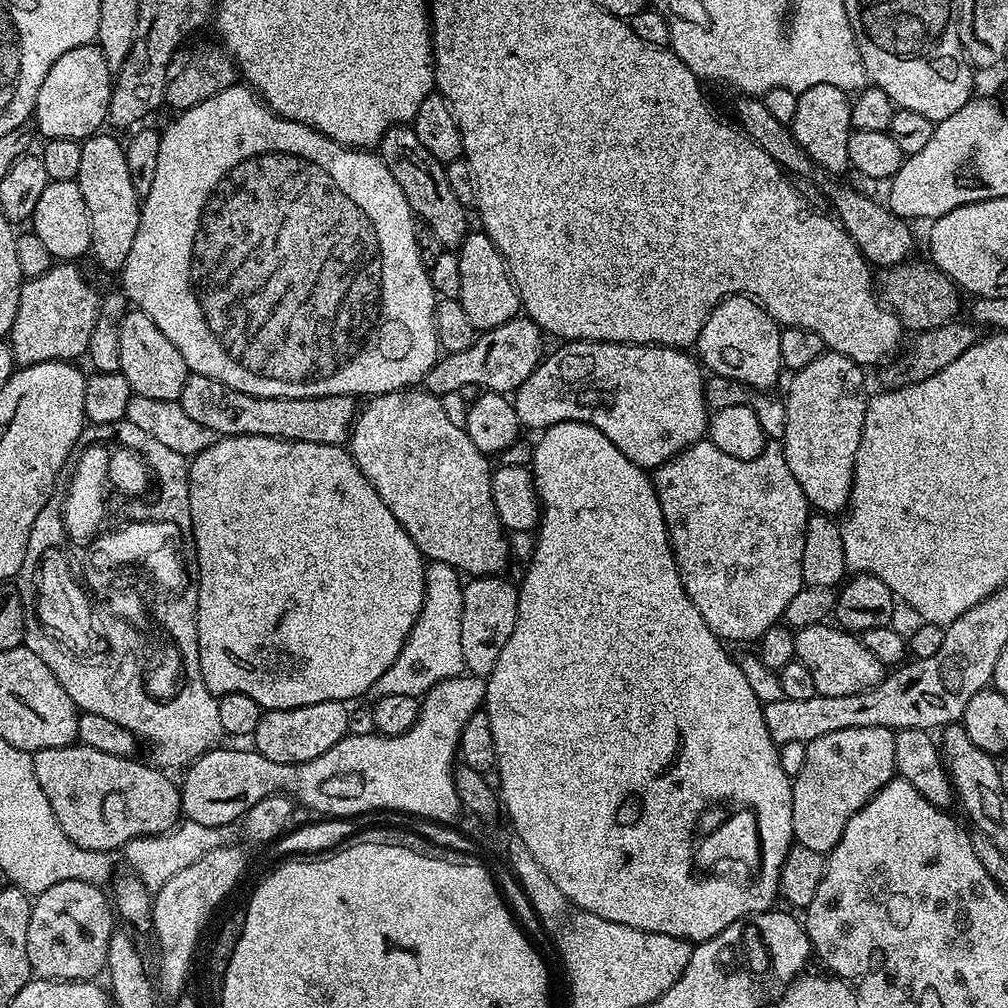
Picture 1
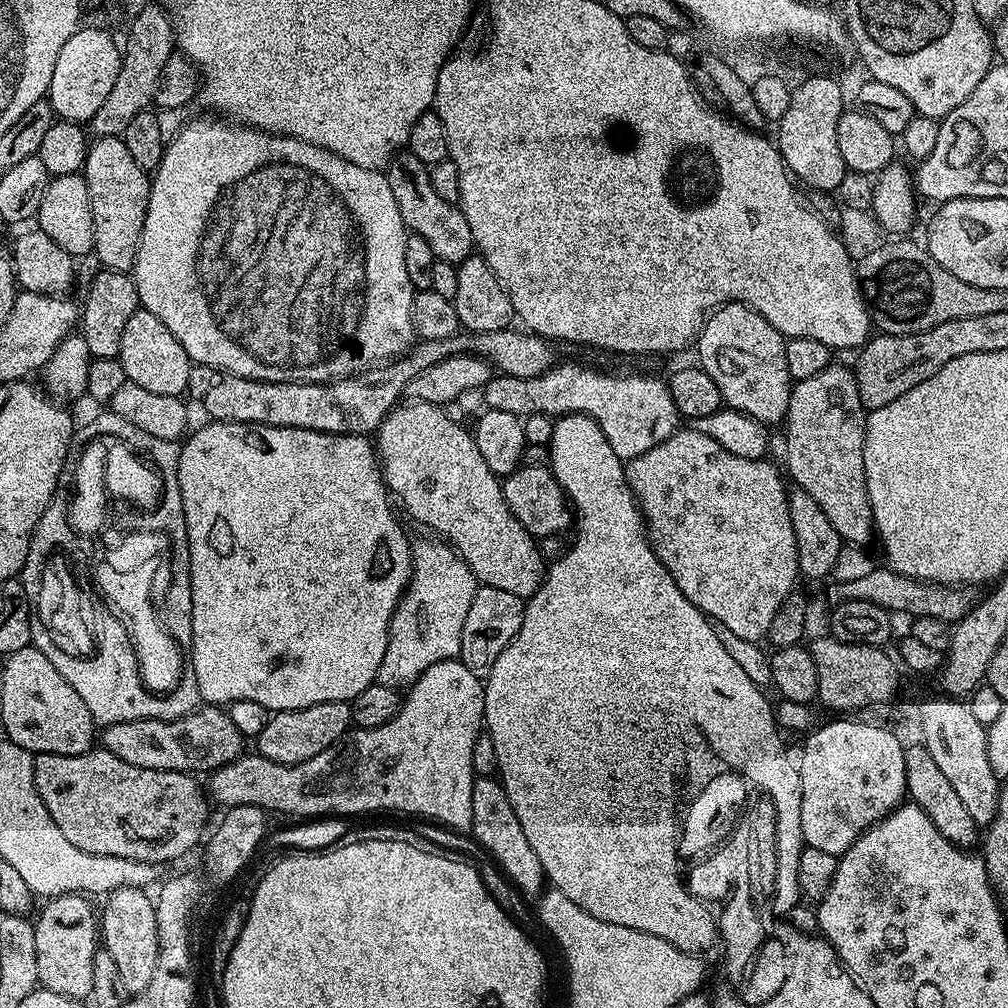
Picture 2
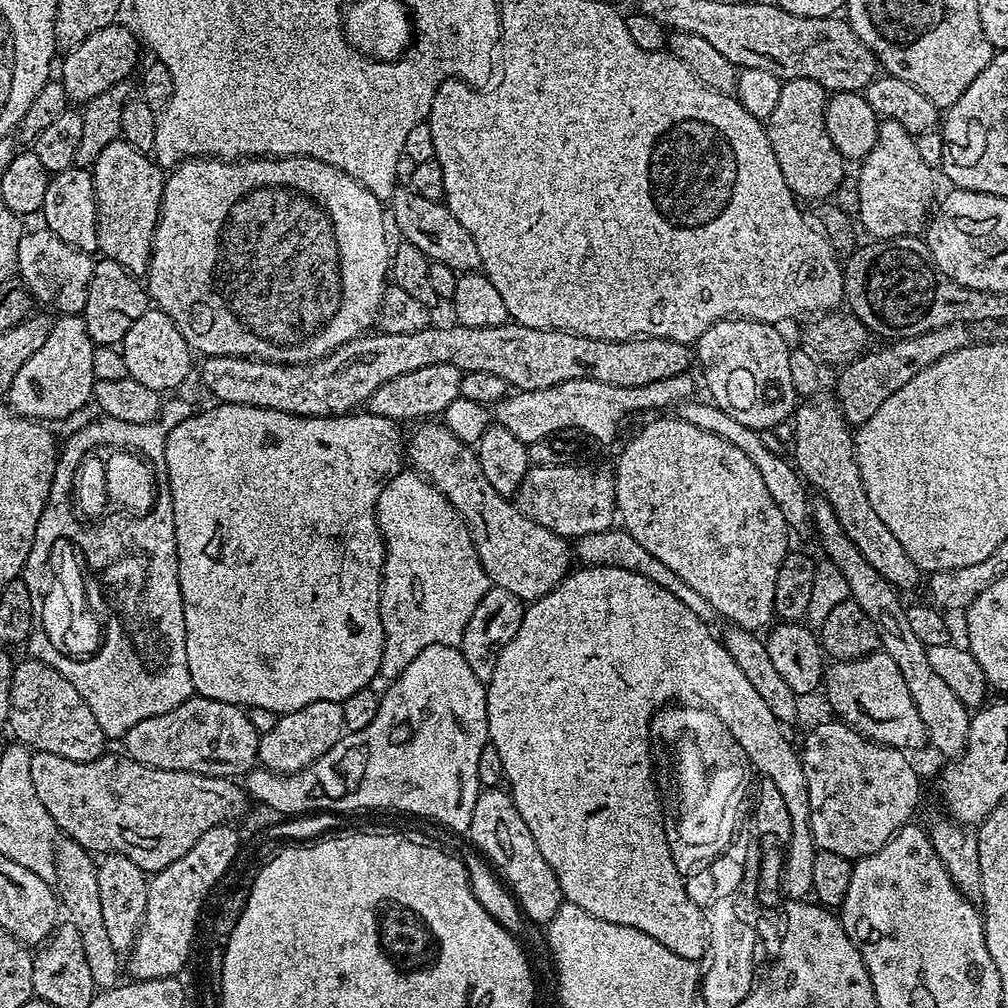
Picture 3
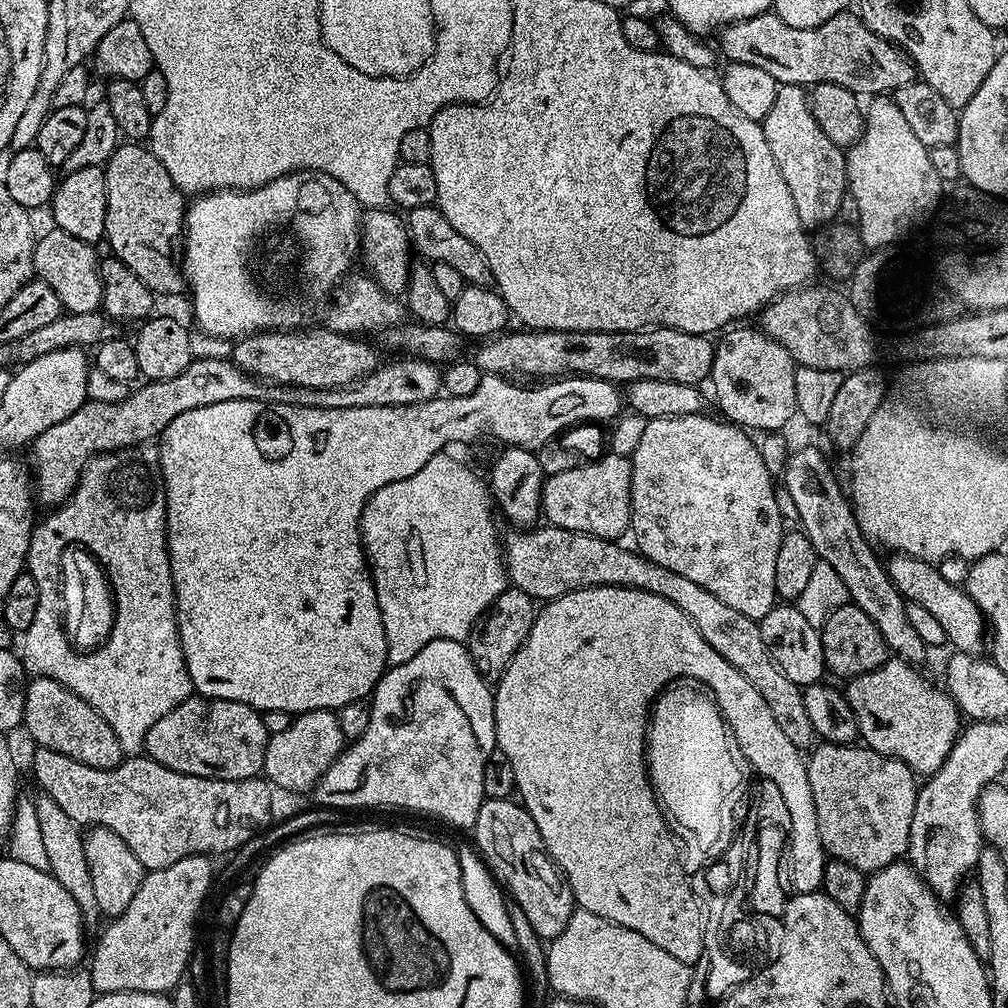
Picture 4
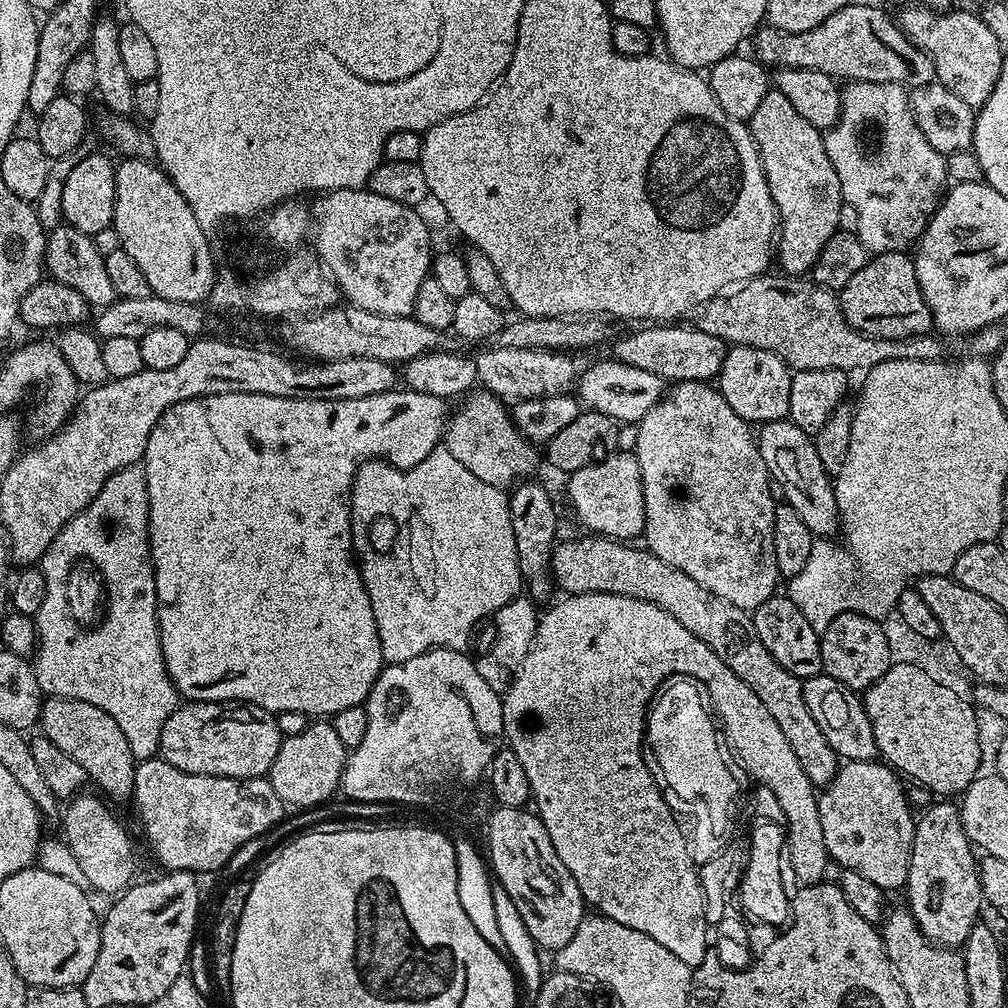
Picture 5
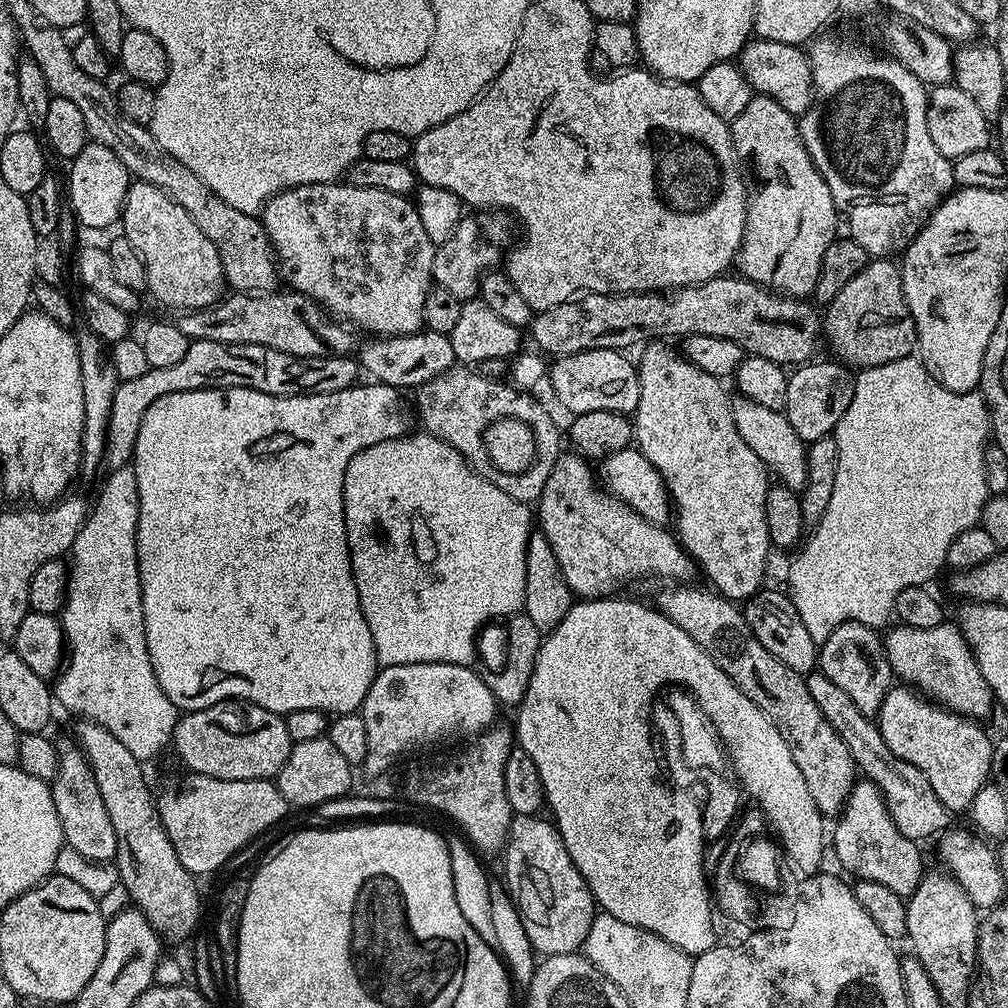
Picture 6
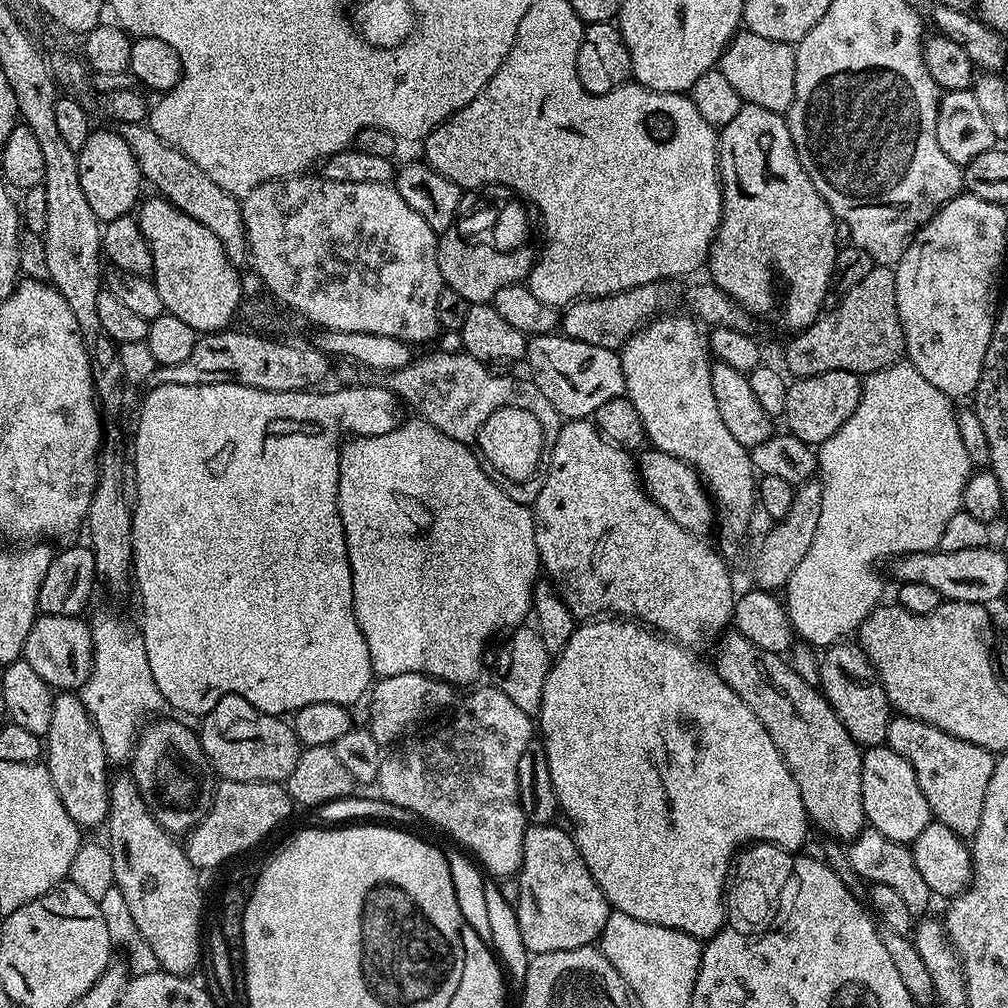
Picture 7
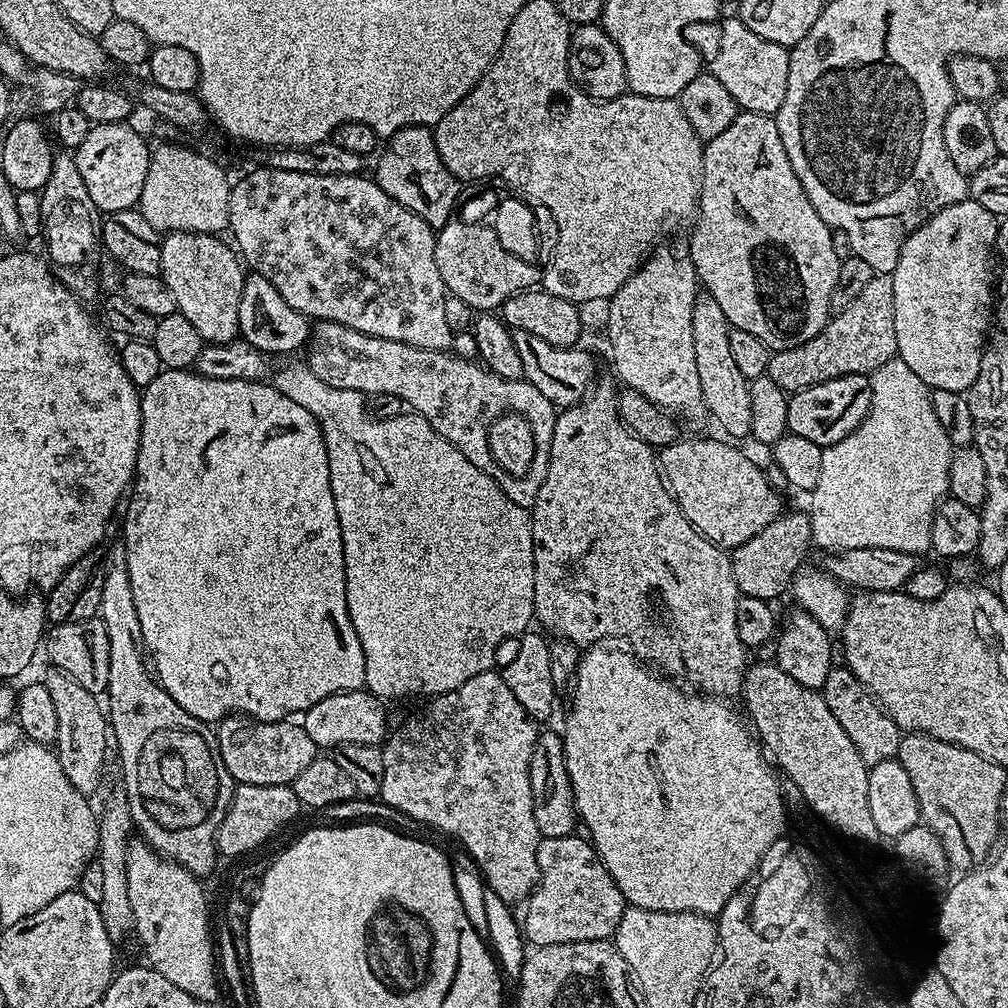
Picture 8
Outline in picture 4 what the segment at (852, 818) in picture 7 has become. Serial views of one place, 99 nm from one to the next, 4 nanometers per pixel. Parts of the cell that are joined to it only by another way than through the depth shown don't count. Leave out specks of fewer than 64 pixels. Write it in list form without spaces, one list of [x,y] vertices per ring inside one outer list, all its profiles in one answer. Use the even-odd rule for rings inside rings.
[[[540,527],[512,530],[508,537],[503,537],[502,555],[511,587],[530,594],[536,602],[557,600],[567,592],[599,584],[646,590],[674,602],[678,610],[694,622],[698,634],[702,634],[702,638],[706,638],[706,642],[710,642],[710,646],[714,646],[714,650],[718,650],[718,654],[722,654],[722,658],[726,658],[726,662],[730,662],[730,666],[734,666],[734,670],[738,670],[738,674],[758,690],[758,694],[762,694],[766,706],[770,706],[770,714],[774,714],[786,738],[801,750],[813,747],[814,733],[810,717],[806,714],[801,685],[790,682],[790,678],[786,678],[770,658],[757,621],[746,618],[746,614],[738,614],[738,610],[726,606],[726,602],[718,602],[718,598],[714,598],[710,590],[702,590],[698,582],[690,582],[690,578],[682,578],[682,574],[674,574],[674,570],[666,570],[666,566],[650,562],[631,547],[623,548],[623,543],[565,528]]]

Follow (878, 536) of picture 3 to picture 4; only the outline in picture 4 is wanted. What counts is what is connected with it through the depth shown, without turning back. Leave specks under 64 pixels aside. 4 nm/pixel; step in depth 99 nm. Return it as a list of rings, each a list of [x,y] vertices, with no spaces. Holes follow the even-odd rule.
[[[892,554],[889,557],[886,560],[888,577],[905,601],[924,607],[942,625],[942,630],[946,630],[948,644],[955,651],[979,657],[986,648],[986,621],[984,612],[978,610],[974,598],[970,598],[963,587],[956,585],[955,588],[939,572],[941,569],[937,565],[903,554]]]

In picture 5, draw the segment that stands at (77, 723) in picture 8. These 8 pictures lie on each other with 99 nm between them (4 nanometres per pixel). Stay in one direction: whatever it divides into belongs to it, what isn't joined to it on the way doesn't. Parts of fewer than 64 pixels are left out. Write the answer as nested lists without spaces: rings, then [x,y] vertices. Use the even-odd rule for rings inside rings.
[[[84,790],[63,805],[62,840],[74,854],[78,866],[82,866],[82,874],[86,874],[88,883],[93,889],[96,887],[100,892],[119,894],[133,883],[136,852],[132,849],[132,840],[128,837],[127,830],[120,825],[119,818],[103,804],[105,801],[99,795],[96,796],[91,796],[88,790]]]

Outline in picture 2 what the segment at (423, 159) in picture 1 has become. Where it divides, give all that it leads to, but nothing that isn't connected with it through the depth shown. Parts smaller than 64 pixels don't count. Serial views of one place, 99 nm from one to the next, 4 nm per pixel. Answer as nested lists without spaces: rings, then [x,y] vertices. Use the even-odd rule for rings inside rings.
[[[404,150],[389,160],[386,175],[390,190],[394,190],[394,202],[398,202],[398,214],[402,214],[405,229],[425,240],[430,250],[434,250],[437,260],[458,266],[467,256],[473,255],[470,222],[466,222],[453,201],[440,197],[438,190],[434,190],[429,165],[421,162],[414,153]]]

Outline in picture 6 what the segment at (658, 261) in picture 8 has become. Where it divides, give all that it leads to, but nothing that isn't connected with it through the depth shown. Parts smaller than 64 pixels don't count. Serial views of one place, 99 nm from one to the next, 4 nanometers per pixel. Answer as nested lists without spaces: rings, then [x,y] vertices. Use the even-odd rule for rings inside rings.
[[[652,342],[643,349],[638,371],[640,393],[634,413],[634,444],[640,449],[668,487],[674,509],[674,535],[688,551],[695,567],[708,575],[707,583],[733,602],[746,602],[761,591],[764,567],[768,564],[768,531],[766,530],[766,494],[770,473],[762,458],[746,446],[738,426],[734,426],[732,400],[724,393],[719,379],[706,370],[698,370],[668,342]]]

